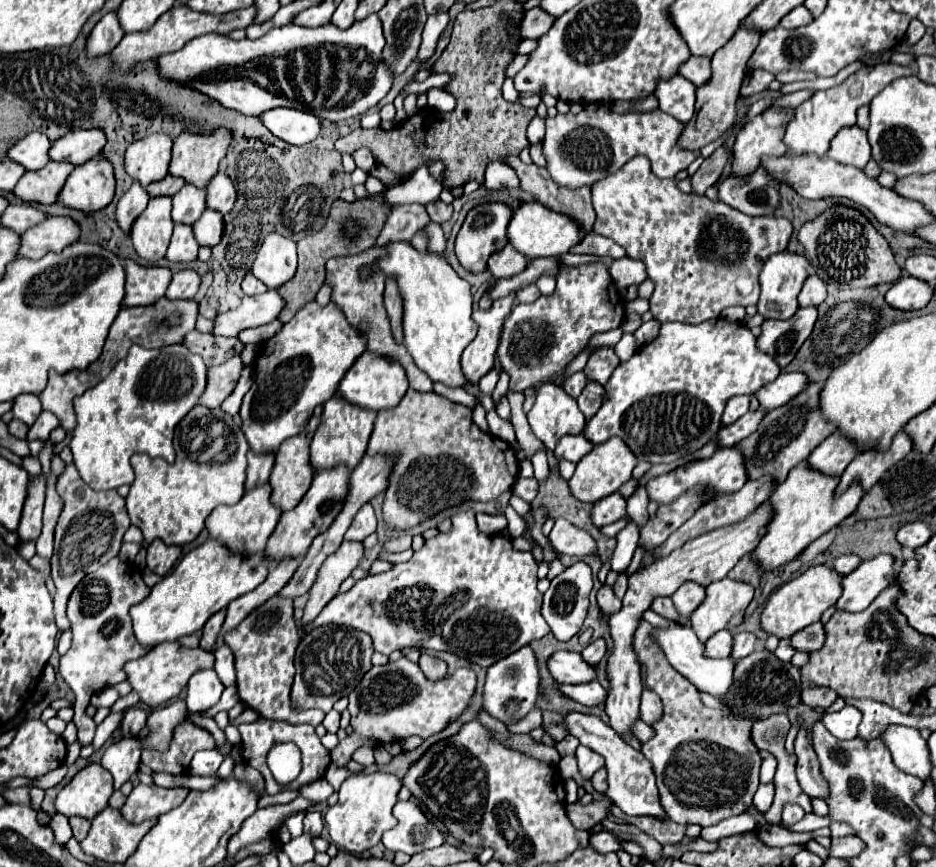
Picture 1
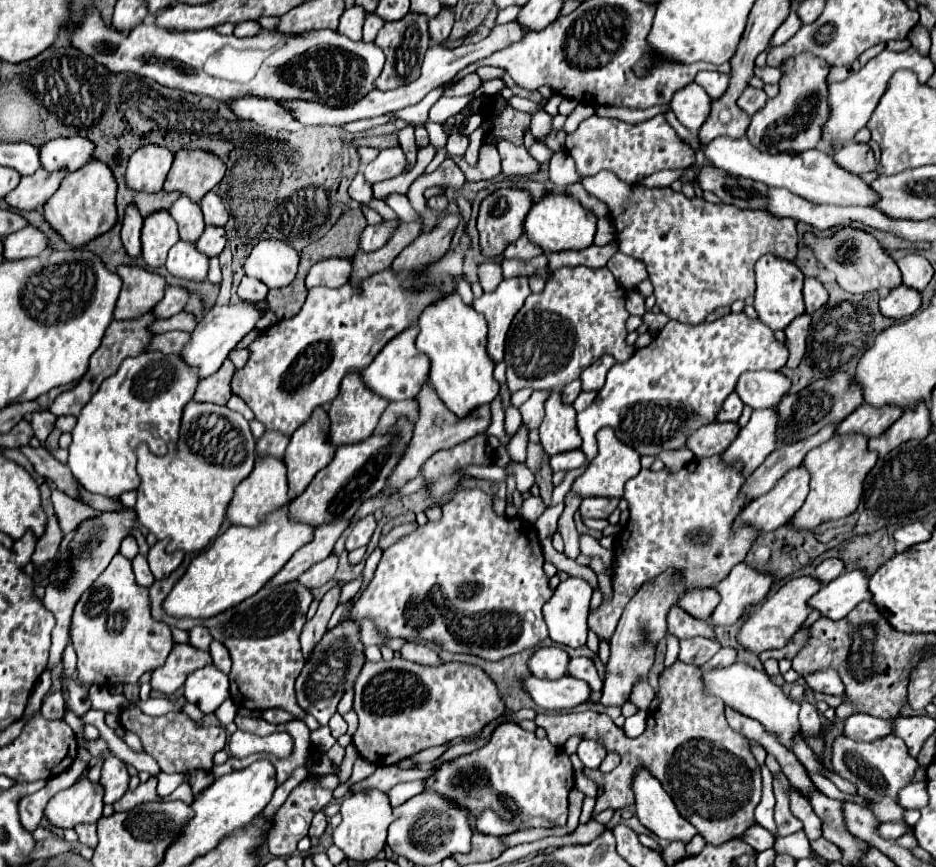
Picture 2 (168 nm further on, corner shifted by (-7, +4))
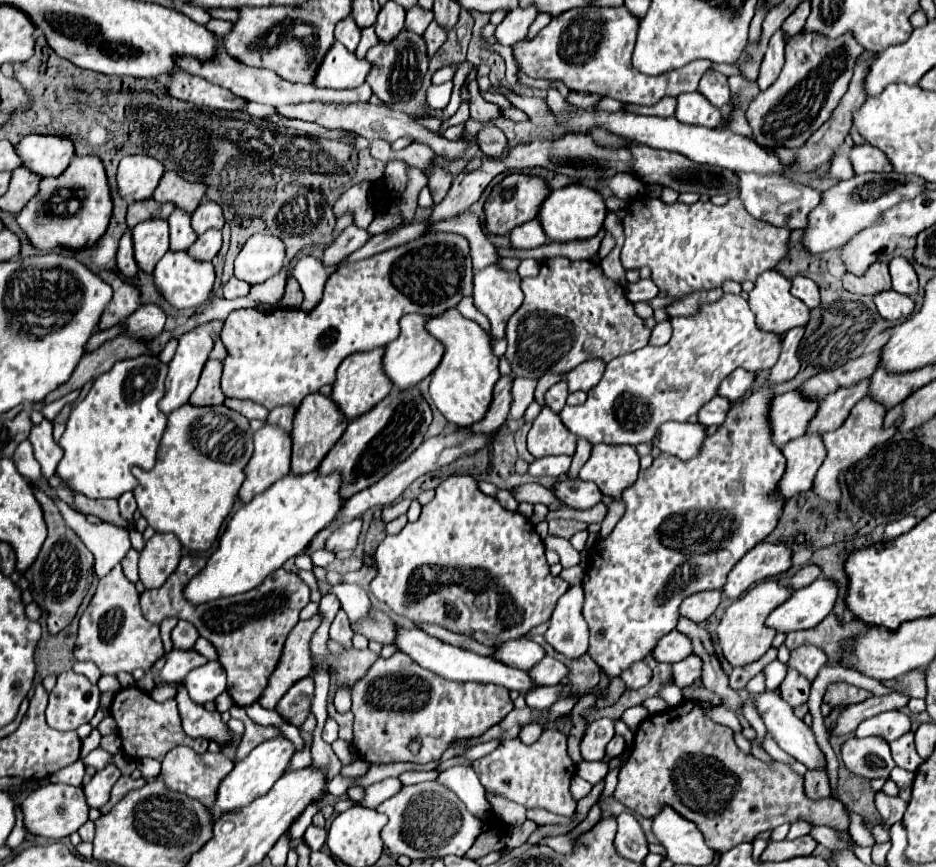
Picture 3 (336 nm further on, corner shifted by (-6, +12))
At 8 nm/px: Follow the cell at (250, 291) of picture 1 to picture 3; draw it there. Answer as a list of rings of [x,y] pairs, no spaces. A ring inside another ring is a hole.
[[[230,278],[224,286],[222,286],[222,296],[226,300],[232,300],[232,298],[238,298],[238,296],[246,296],[250,290],[250,286],[246,282],[240,282],[236,278]]]

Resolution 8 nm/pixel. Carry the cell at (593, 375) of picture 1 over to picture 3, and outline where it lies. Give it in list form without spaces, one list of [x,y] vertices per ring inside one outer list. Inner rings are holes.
[[[596,360],[582,362],[566,376],[568,392],[578,392],[578,390],[588,392],[596,382],[600,382],[602,374],[604,374],[604,362],[596,362]]]

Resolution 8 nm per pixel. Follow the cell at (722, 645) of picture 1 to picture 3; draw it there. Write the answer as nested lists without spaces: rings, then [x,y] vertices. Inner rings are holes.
[[[672,630],[670,634],[662,636],[656,646],[652,648],[652,658],[656,662],[668,662],[668,664],[674,664],[674,662],[680,662],[684,656],[690,656],[692,654],[692,646],[690,646],[690,638],[684,636],[682,632],[678,630]]]

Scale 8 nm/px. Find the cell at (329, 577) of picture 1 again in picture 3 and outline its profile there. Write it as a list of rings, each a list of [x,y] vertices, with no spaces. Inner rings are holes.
[[[318,614],[310,620],[300,620],[288,634],[280,660],[268,678],[268,686],[258,698],[258,704],[262,708],[274,710],[276,702],[288,692],[292,682],[298,682],[308,676],[308,638],[312,638],[316,626],[320,626]]]

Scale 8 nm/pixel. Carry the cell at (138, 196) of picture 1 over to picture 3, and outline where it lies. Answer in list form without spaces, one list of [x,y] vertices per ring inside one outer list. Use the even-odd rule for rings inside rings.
[[[130,230],[122,236],[120,240],[120,248],[118,248],[118,254],[116,254],[116,266],[118,270],[124,274],[124,278],[132,280],[136,278],[138,274],[138,266],[136,266],[136,260],[132,256],[132,238],[130,238]]]

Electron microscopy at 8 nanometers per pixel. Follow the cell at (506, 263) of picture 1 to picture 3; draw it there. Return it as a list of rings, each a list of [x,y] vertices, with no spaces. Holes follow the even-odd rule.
[[[534,218],[526,224],[520,224],[516,226],[512,232],[510,232],[510,240],[512,240],[512,246],[514,248],[520,248],[520,250],[530,250],[530,248],[538,248],[542,244],[548,242],[544,230],[542,230],[542,224],[540,224],[540,218]]]

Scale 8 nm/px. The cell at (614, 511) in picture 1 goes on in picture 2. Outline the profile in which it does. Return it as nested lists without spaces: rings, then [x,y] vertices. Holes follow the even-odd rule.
[[[583,498],[581,516],[583,518],[609,518],[619,506],[619,498]]]

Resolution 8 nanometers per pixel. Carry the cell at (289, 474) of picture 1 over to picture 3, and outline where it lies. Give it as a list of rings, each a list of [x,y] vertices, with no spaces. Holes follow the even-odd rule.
[[[310,394],[304,398],[304,402],[298,406],[294,416],[294,430],[292,430],[292,472],[294,474],[306,474],[320,466],[324,456],[330,452],[330,448],[340,440],[348,426],[348,420],[344,414],[340,414],[338,404],[322,394]]]

